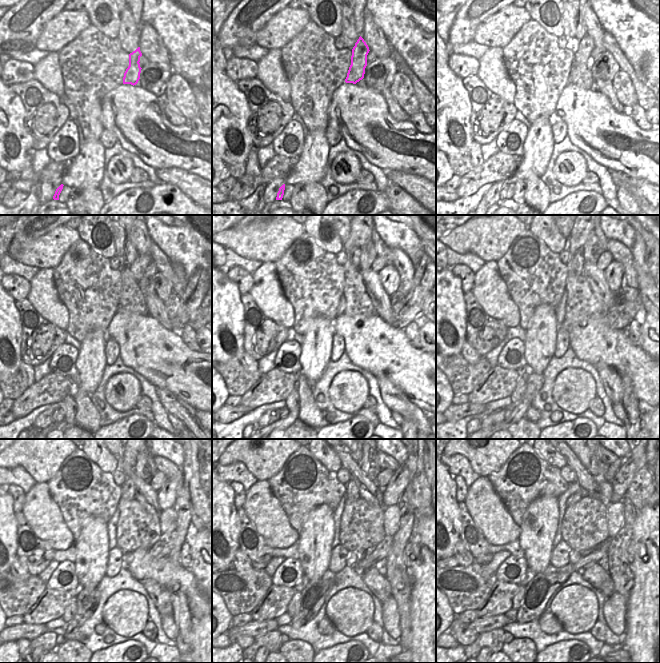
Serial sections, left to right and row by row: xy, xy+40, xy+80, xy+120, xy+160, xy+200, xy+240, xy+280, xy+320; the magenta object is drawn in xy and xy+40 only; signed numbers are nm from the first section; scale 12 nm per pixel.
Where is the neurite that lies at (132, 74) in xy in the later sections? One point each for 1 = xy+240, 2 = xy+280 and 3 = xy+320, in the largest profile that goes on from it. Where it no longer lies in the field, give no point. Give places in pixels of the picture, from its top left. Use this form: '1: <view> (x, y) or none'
1: xy+240 (144, 464)
2: xy+280 (368, 464)
3: xy+320 (597, 469)

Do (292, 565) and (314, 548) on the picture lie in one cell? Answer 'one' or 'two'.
two

